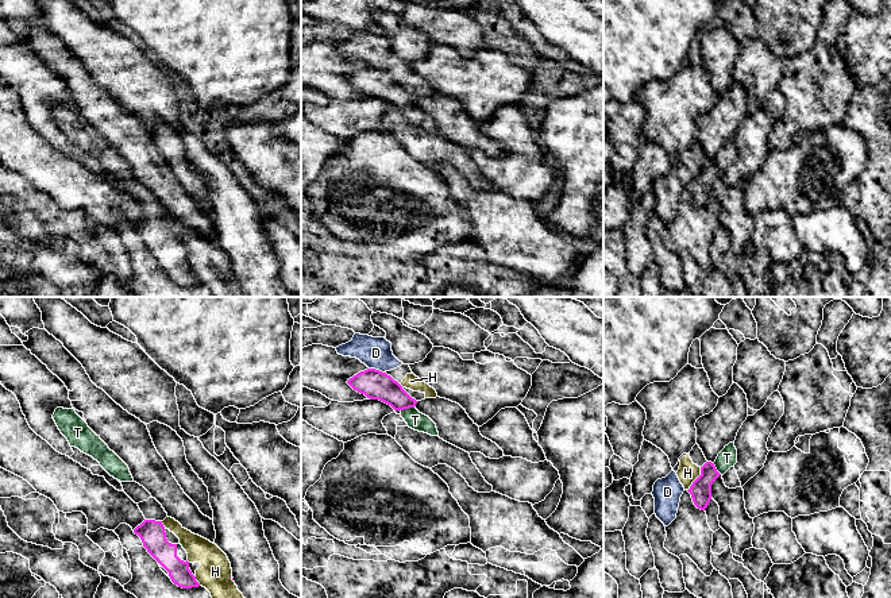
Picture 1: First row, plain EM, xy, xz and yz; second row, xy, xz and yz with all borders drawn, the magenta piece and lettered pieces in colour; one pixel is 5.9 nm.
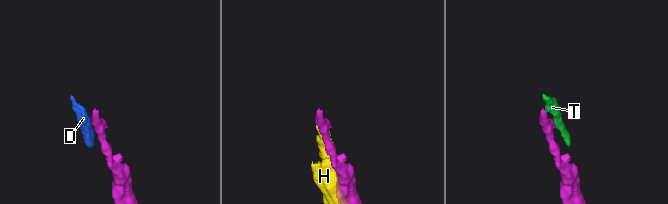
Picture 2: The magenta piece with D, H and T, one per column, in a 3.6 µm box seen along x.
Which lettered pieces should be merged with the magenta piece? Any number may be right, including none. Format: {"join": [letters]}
{"join": ["T"]}

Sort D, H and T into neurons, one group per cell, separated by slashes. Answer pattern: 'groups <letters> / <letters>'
groups D H / T

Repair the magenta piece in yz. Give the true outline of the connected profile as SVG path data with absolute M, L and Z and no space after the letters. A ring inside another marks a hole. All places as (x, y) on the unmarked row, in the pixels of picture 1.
M729 140L718 151L714 161L706 159L701 165L701 173L693 180L687 188L691 192L694 202L705 208L711 197L711 182L720 174L724 173L730 165L737 161L737 147L734 140Z

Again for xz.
M367 66L350 76L347 81L367 96L379 97L390 103L394 108L400 108L401 115L409 126L431 134L439 134L436 121L414 105L418 99L412 96L402 84L386 70Z

